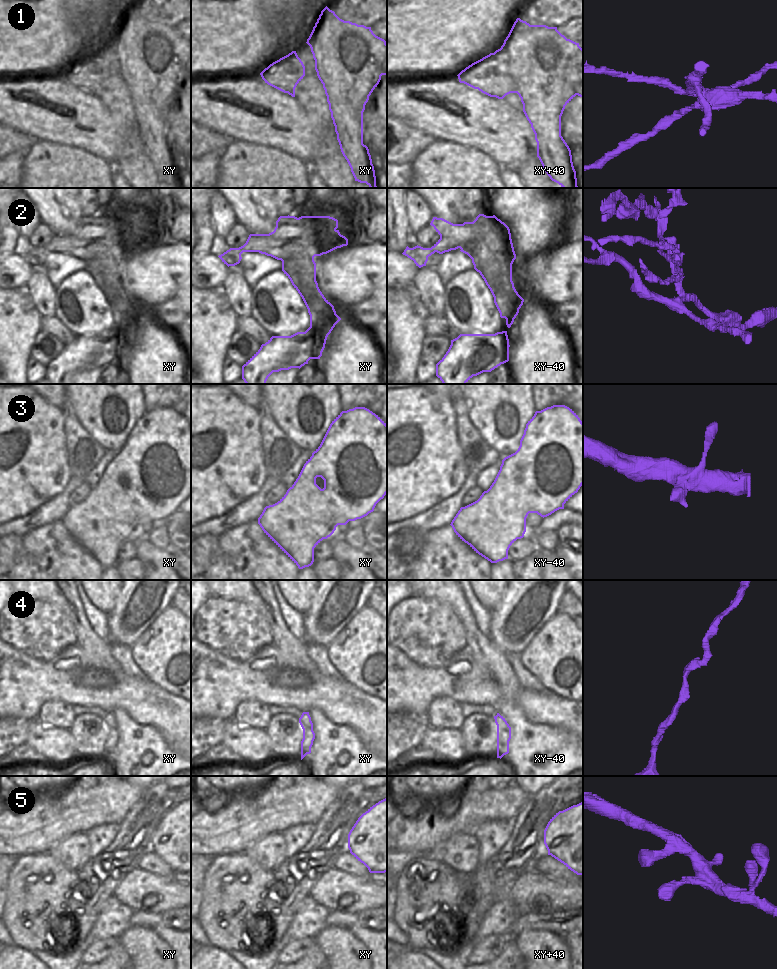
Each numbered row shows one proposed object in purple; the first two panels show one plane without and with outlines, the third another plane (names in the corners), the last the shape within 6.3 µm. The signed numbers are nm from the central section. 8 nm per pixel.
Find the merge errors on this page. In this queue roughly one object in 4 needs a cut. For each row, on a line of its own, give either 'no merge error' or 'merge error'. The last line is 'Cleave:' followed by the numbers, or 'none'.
1: merge error
2: merge error
3: no merge error
4: no merge error
5: no merge error
Cleave: 1, 2

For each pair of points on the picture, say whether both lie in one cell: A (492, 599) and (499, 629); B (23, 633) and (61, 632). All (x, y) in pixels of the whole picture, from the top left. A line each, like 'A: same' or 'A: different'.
A: different
B: same

